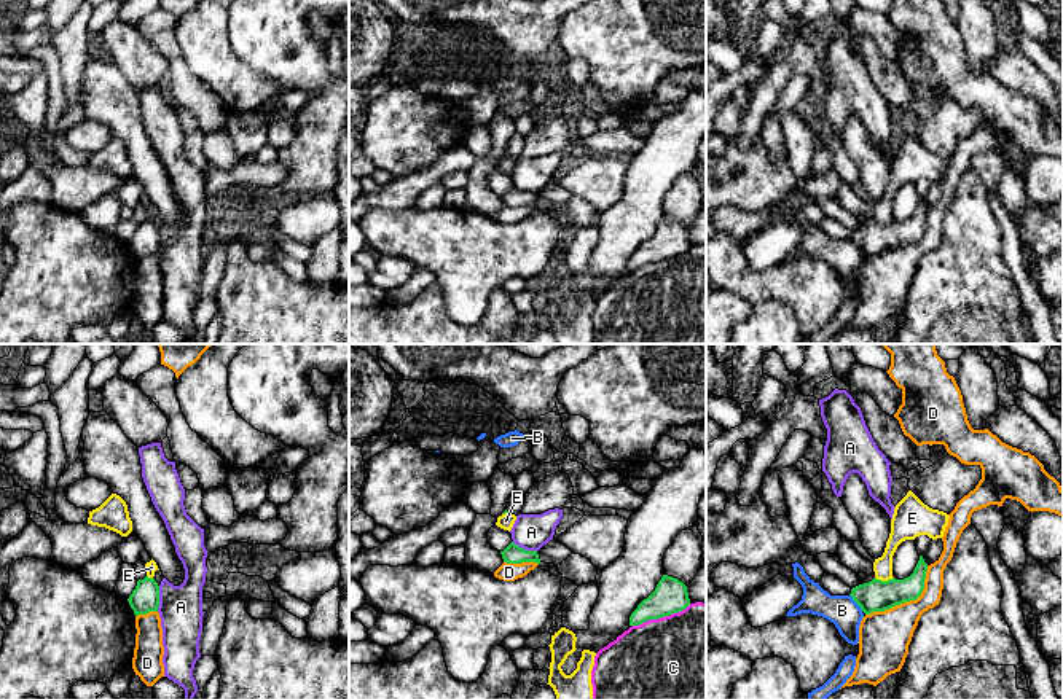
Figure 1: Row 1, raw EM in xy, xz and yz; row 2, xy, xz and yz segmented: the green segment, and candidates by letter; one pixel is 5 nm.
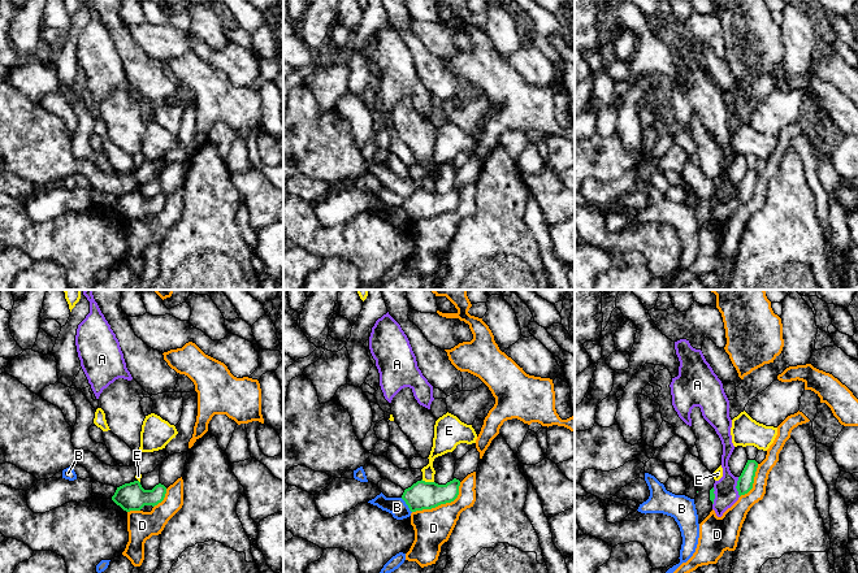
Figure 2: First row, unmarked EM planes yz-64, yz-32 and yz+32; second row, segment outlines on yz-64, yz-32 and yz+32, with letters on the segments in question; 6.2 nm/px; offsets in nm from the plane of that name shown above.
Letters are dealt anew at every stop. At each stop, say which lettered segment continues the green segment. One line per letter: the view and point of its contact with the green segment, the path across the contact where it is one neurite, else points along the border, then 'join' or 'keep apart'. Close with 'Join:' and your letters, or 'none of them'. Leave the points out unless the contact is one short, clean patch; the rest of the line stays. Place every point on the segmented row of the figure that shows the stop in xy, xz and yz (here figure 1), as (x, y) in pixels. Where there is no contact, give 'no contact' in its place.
A: meets green in xy at (158, 599); border along xy (160, 586), (160, 605), (156, 610); keep apart
B: meets green in yz at (855, 601); border along yz (850, 594), (862, 610); keep apart
C: meets green in xz at (660, 616); keep apart
D: meets green in yz at (907, 601); keep apart
E: meets green in yz at (885, 581); border along yz (875, 577), (882, 580), (893, 578); keep apart
Join: none of them

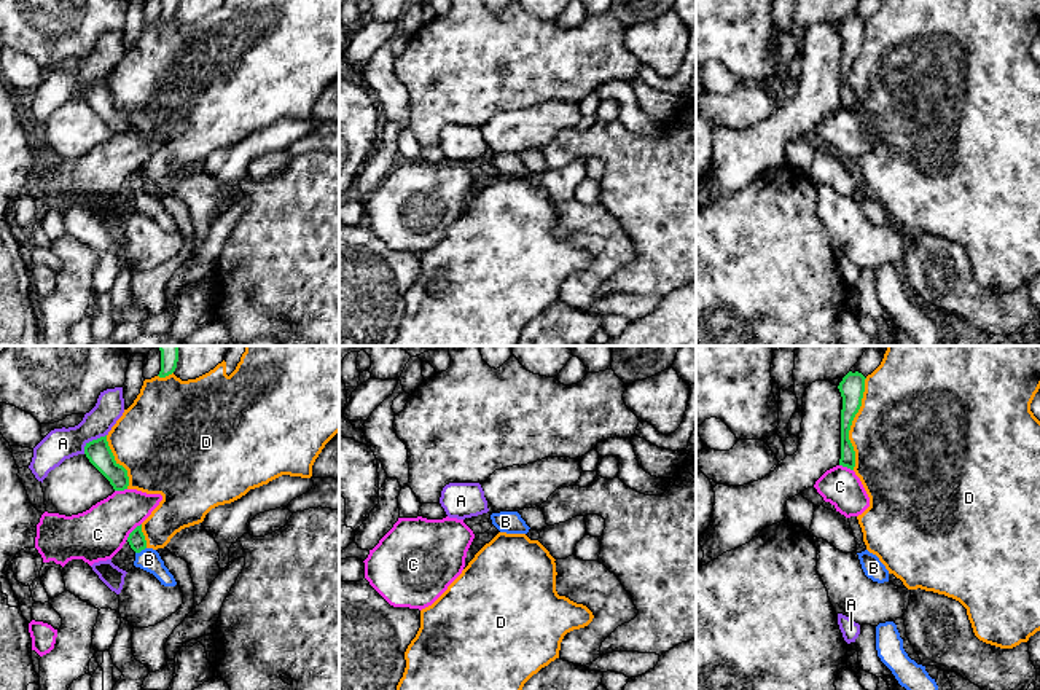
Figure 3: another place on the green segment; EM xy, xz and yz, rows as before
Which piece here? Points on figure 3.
A: meets green in xy at (93, 440); keep apart
B: meets green in xy at (140, 550); runs through xy (136, 539), (140, 550), (148, 560); join
C: meets green in xy at (132, 531); keep apart
D: meets green in yz at (851, 424); keep apart
Join: B

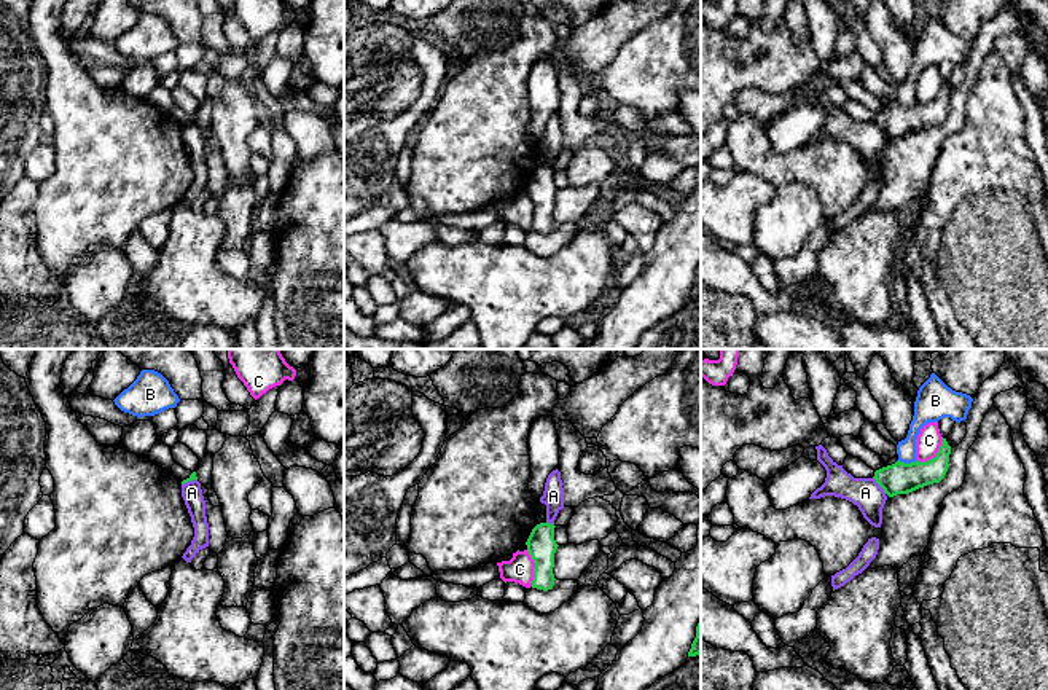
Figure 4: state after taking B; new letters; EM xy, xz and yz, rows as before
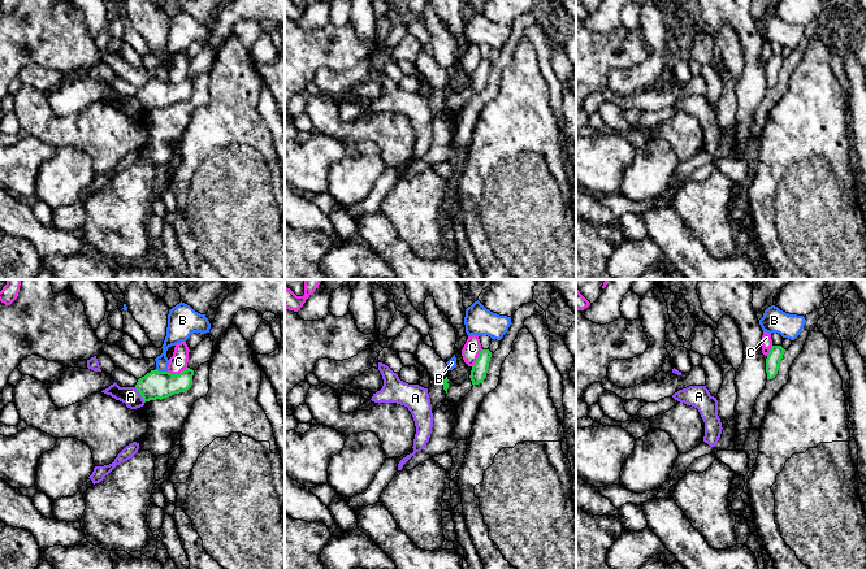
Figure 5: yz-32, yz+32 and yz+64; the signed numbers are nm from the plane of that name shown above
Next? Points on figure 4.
A: meets green in yz at (878, 483); border along yz (873, 477), (886, 493); keep apart
B: meets green in yz at (908, 464); border along yz (899, 459), (905, 462), (916, 461); keep apart
C: meets green in xz at (534, 568); border along xz (526, 550), (534, 563), (532, 585); keep apart
Join: none of them

